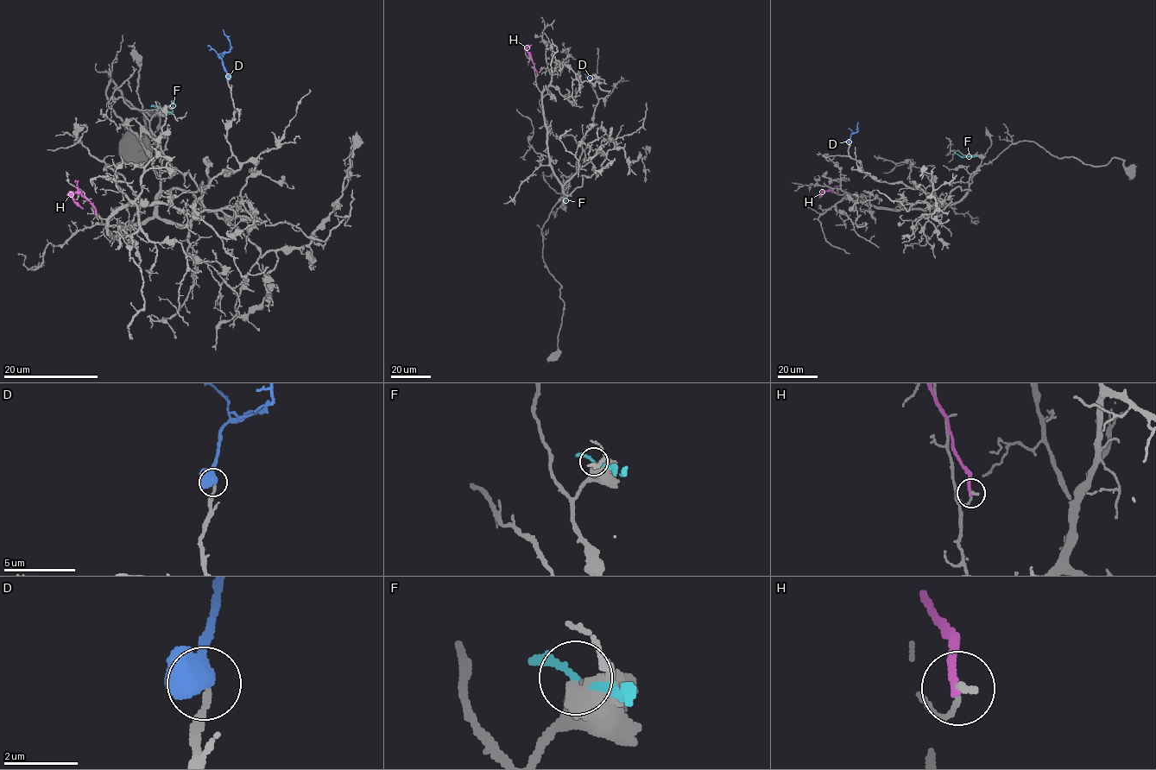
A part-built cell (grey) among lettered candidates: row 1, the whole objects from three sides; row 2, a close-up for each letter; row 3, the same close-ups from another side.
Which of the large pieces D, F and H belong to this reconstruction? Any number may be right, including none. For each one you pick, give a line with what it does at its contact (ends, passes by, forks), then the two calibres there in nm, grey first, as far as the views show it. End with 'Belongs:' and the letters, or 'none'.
D: it passes by; 190 nm thick on the grey side, 550 nm on the other
Belongs: D

